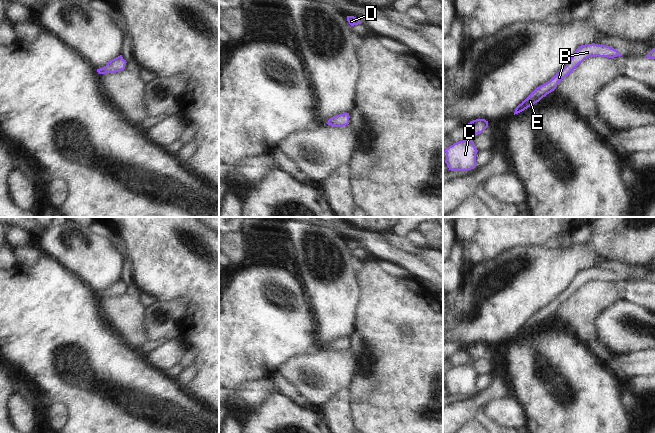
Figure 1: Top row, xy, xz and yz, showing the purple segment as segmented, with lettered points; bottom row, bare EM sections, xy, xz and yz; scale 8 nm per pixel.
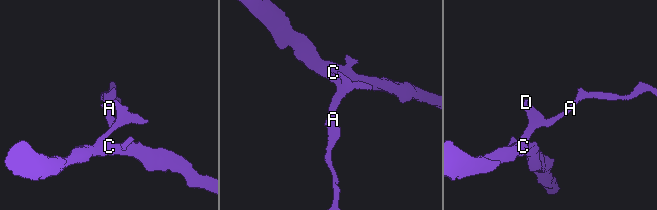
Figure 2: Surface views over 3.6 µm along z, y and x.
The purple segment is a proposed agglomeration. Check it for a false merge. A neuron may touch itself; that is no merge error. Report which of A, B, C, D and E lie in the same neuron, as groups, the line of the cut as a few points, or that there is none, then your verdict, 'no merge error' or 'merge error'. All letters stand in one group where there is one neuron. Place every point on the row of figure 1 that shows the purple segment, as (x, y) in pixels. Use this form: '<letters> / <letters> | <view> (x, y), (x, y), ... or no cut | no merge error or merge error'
A B C D E | no cut | no merge error

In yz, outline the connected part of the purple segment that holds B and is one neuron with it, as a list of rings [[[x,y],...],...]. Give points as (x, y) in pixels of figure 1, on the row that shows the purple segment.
[[[592,43],[579,46],[570,58],[568,64],[547,83],[537,87],[524,101],[522,101],[522,103],[516,107],[514,115],[539,102],[547,94],[554,91],[559,82],[568,76],[580,63],[589,57],[595,56],[613,59],[614,57],[622,55],[618,50],[607,45]]]

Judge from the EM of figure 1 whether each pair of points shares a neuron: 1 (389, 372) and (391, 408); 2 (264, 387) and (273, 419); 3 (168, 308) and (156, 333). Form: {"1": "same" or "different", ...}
{"1": "same", "2": "different", "3": "same"}

